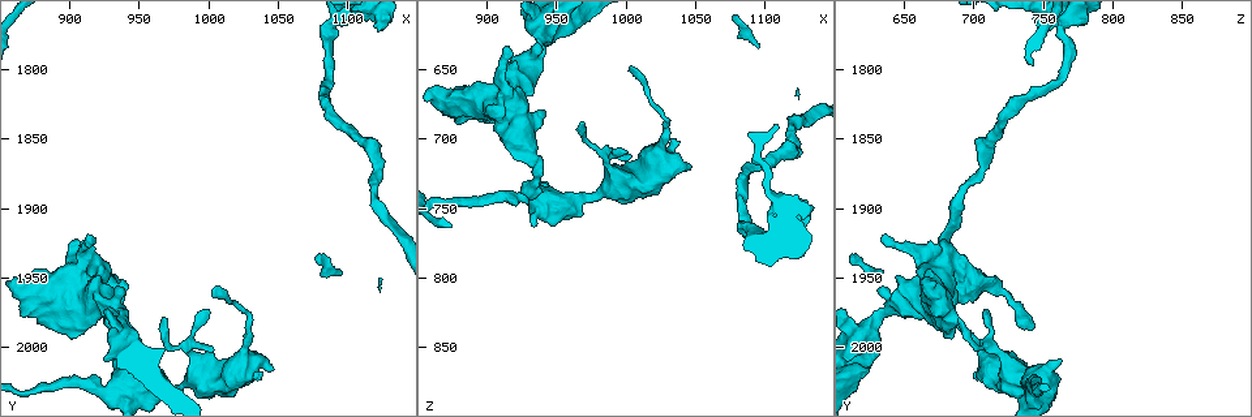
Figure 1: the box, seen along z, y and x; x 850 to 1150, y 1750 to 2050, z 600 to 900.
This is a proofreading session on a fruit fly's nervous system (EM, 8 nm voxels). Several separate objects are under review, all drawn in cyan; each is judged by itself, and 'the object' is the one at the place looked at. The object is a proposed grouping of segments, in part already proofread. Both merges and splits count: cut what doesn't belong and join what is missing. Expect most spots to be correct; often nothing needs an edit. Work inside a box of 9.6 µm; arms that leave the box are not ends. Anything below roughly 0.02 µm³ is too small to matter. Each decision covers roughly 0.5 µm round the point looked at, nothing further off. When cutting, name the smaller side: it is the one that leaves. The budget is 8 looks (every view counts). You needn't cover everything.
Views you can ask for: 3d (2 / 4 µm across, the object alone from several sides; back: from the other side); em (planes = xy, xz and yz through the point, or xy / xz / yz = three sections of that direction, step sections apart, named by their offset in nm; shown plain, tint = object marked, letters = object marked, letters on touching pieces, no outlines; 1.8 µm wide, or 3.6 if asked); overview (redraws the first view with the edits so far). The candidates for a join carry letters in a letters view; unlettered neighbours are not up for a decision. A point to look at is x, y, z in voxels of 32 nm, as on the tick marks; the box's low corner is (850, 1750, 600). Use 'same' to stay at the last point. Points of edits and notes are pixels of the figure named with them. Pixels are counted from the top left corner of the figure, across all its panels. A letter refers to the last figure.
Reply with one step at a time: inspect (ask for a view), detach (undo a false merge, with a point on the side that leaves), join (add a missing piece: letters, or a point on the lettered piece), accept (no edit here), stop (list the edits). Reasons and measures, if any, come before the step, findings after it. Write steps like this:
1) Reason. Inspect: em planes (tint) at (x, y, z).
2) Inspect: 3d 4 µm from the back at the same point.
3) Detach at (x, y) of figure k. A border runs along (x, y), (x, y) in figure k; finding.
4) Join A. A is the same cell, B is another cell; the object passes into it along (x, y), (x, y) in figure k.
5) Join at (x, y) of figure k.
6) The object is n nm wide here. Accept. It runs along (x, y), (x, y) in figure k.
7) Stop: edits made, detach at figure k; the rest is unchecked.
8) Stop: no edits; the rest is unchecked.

Free end. Inspect: em planes (letters) at (916, 1920, 634).

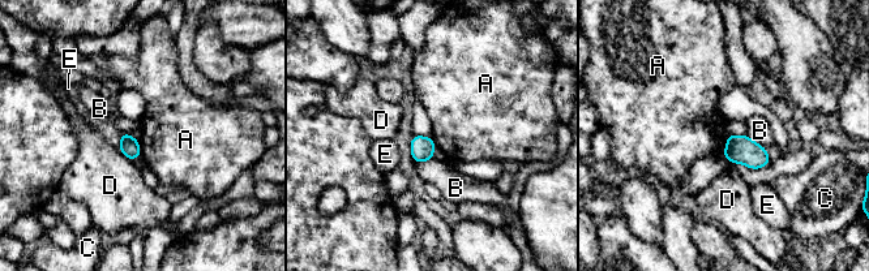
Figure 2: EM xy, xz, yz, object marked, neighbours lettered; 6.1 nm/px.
Accept. A, B, C, D and E are other cells; a border runs along (728, 134), (722, 153) in figure 2; none of them fits.

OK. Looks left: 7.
Calibre changes. Inspect: em 3.6 µm yz step 16 (tint) at (874, 1962, 670).

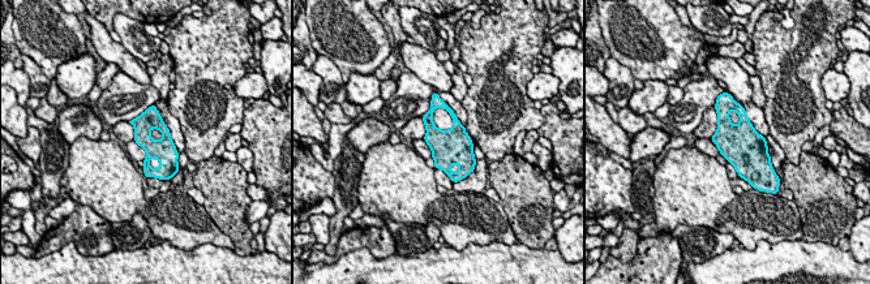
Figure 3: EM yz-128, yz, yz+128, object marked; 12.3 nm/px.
Inspect: em 3.6 µm planes (letters) at the same point.

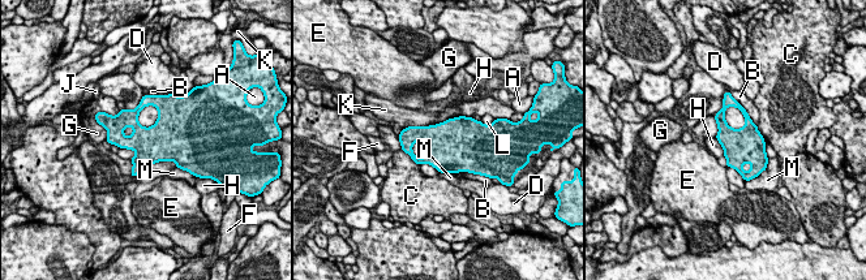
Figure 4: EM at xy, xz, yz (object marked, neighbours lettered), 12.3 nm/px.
The object is 420 nm wide here. Accept. A, B, C, D, E, F, G, H, J, K, L and M are other cells; a border runs along (459, 115), (432, 125) in figure 4; all the same neuron.

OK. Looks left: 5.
End of a long branch. Inspect: em planes (letters) at (932, 1988, 744).

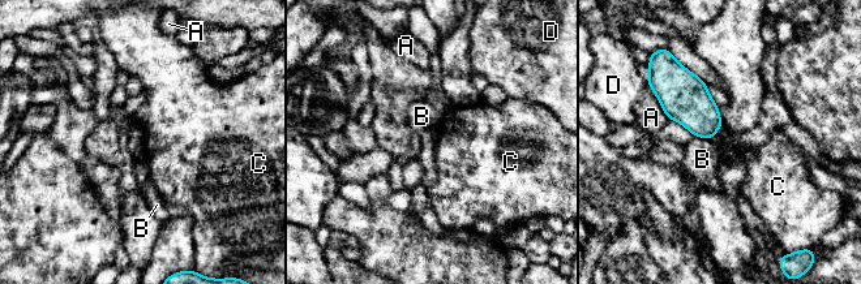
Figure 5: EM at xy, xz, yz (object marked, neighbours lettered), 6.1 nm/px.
Accept. A, B, C and D are other cells; a border runs along (718, 108), (723, 125) in figure 5; no lettered piece goes on from it.

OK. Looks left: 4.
Stop: no edits; the rest is unchecked.

